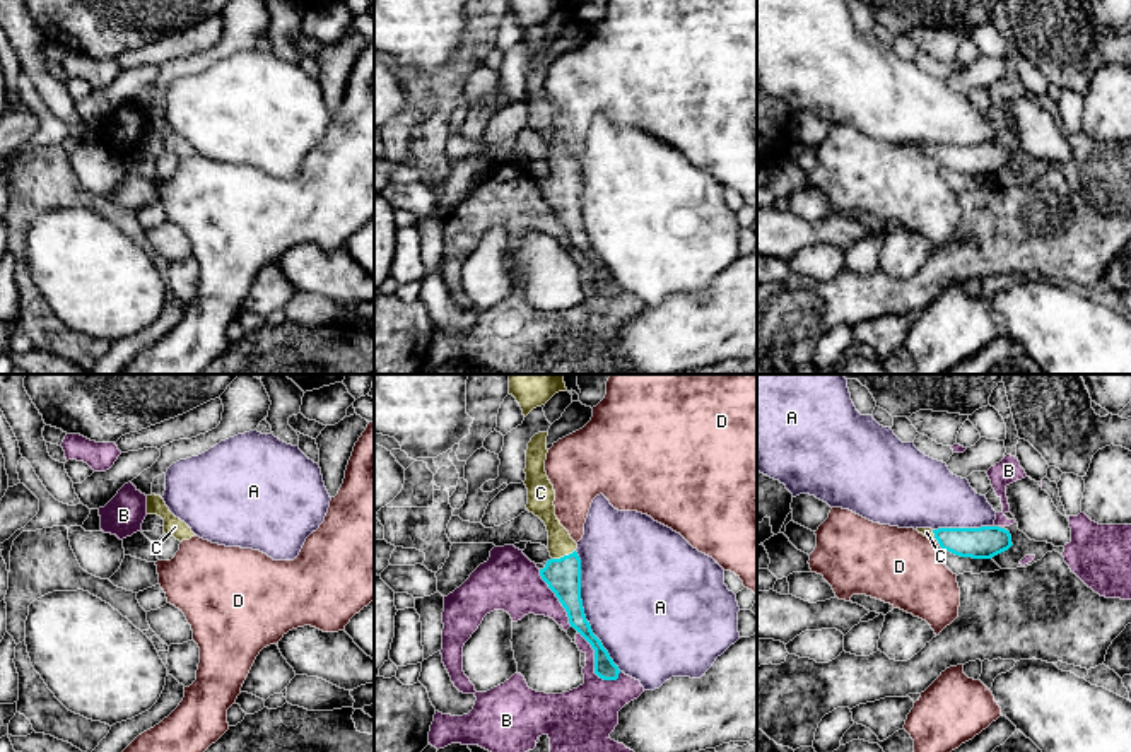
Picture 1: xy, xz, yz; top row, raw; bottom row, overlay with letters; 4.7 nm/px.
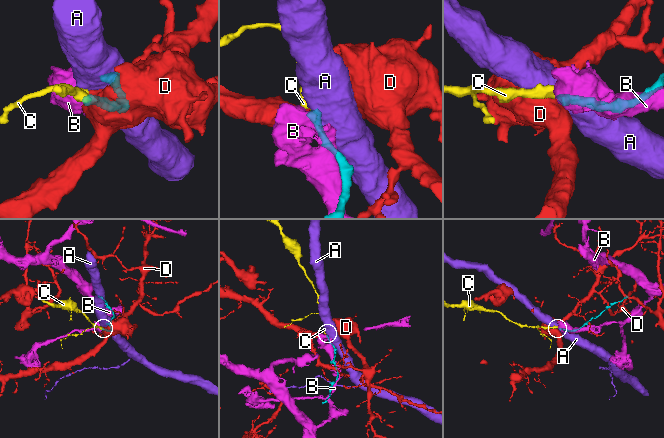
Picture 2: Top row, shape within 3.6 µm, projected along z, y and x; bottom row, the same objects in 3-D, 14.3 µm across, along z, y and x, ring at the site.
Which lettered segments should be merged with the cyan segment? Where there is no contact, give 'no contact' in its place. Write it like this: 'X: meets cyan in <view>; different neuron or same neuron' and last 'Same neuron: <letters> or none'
A: meets cyan in xz; different neuron
B: meets cyan in xz; different neuron
C: meets cyan in xz; same neuron
D: meets cyan in yz; different neuron
Same neuron: C

